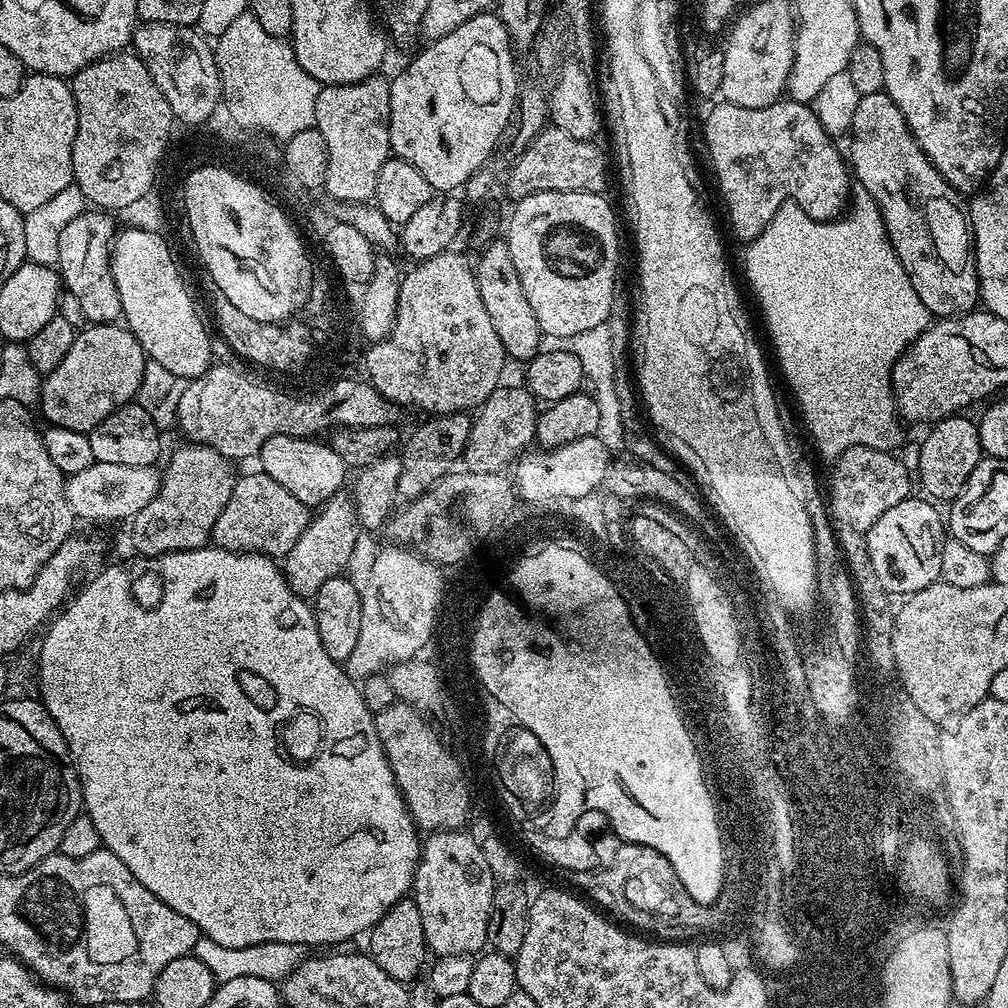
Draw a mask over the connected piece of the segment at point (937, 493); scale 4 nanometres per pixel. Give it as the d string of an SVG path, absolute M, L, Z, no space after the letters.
M957 414L944 420L935 421L927 429L928 437L920 440L921 458L918 460L918 478L924 487L923 495L933 501L951 502L966 486L974 466L982 459L980 450L980 429L975 419L967 420L967 415Z

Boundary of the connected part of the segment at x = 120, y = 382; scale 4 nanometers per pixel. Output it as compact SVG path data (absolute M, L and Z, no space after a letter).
M123 323L88 324L77 331L70 350L66 350L66 358L58 362L58 366L43 377L38 397L38 409L48 419L49 425L57 424L66 430L78 430L90 433L98 422L102 422L116 408L131 404L137 399L139 384L142 380L146 363L146 353L134 338L134 334Z

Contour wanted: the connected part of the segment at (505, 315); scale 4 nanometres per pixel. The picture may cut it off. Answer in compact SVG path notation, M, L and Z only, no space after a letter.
M497 238L483 249L480 261L474 264L478 292L485 303L486 312L490 314L491 325L498 334L499 341L505 347L507 355L514 361L527 362L539 352L538 320L534 318L534 310L530 310L530 302L522 292L522 282L518 282L518 270L514 270L514 262L510 258L510 250L503 239Z

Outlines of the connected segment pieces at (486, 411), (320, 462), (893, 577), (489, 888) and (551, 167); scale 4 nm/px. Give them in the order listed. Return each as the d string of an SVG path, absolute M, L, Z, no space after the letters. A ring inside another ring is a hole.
M496 387L475 415L462 457L463 467L469 472L499 472L507 469L507 464L509 467L533 443L538 404L527 387Z
M274 436L270 437L258 453L259 467L278 486L286 486L298 502L309 506L320 506L332 499L341 491L344 484L346 469L342 458L333 450L331 443L319 444L316 438Z
M909 498L886 510L864 535L874 577L882 590L896 598L907 598L940 580L940 544L936 535L940 528L942 532L942 524L936 519L941 519L942 512L931 499L919 499Z
M436 830L429 836L432 837L423 841L420 861L416 864L416 878L412 882L414 899L422 914L422 930L428 943L428 951L436 958L448 955L472 956L488 944L490 910L498 879L491 872L485 855L468 830Z
M545 126L536 137L523 145L520 157L516 160L516 165L508 172L508 181L505 182L504 188L508 191L509 201L515 202L526 198L530 194L539 192L598 192L607 193L608 188L608 164L604 161L604 152L592 140L579 140L566 130L555 126Z

